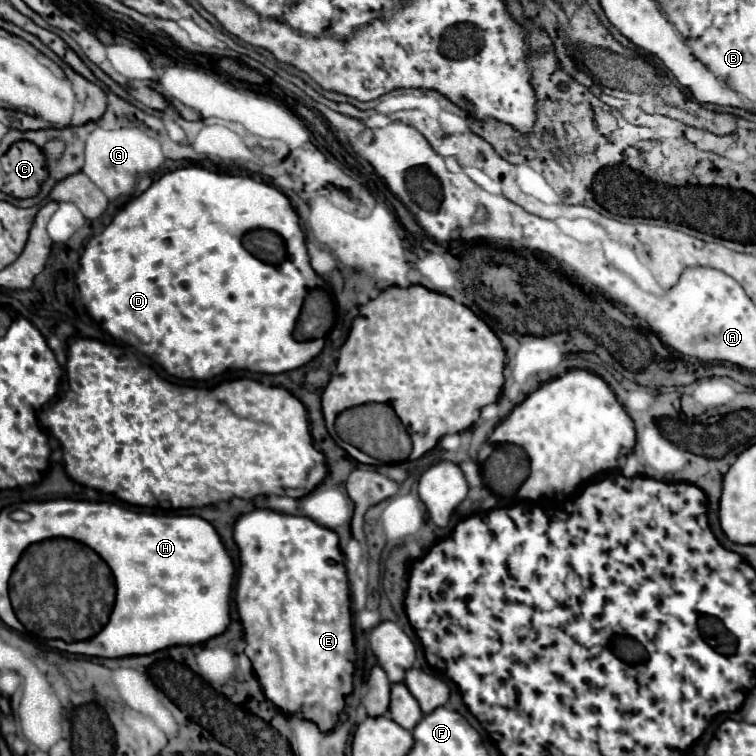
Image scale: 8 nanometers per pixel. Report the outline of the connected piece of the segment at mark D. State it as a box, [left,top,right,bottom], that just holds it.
[76,164,324,380]

